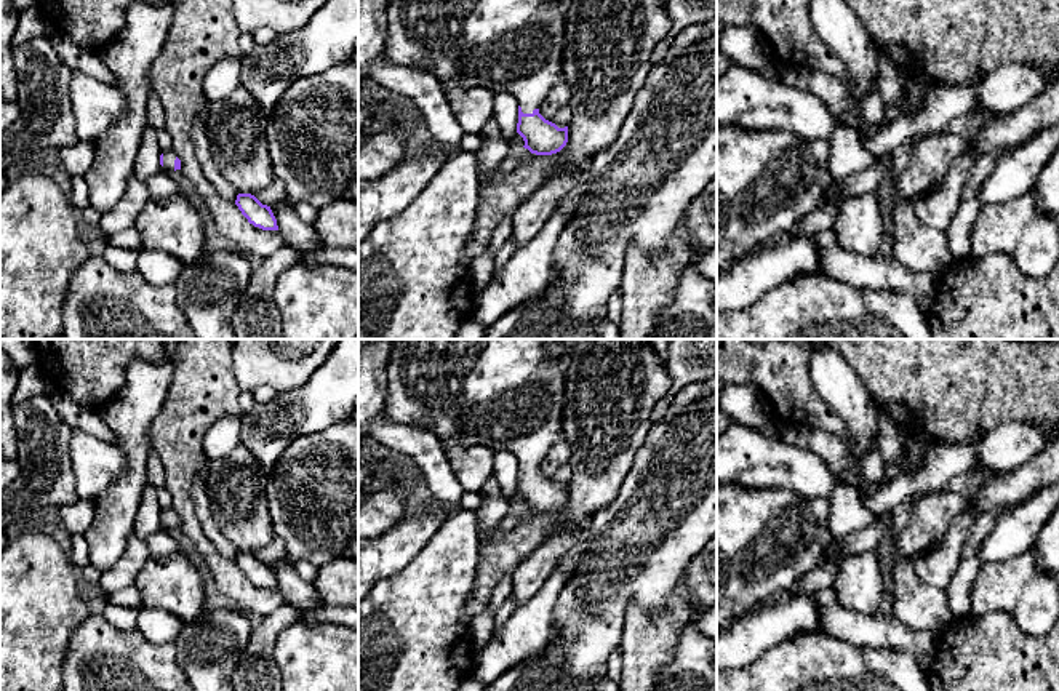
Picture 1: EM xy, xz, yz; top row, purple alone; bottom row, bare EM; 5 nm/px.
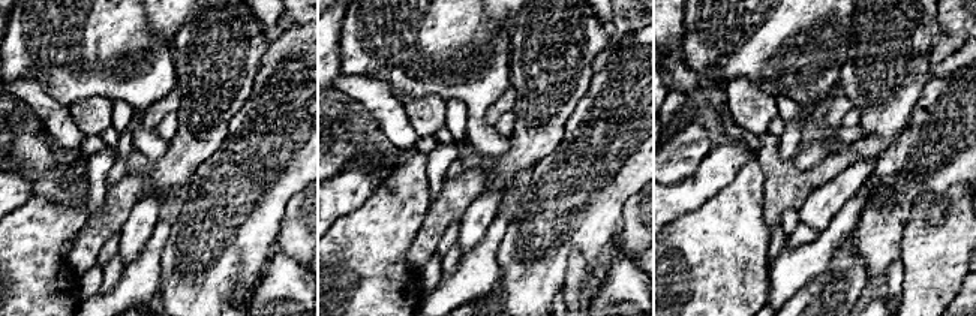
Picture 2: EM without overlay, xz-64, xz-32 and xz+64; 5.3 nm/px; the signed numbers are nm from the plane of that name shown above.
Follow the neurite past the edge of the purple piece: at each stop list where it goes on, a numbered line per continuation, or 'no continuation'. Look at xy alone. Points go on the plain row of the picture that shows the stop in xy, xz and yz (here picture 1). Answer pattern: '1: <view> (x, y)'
1: xy (168, 514)

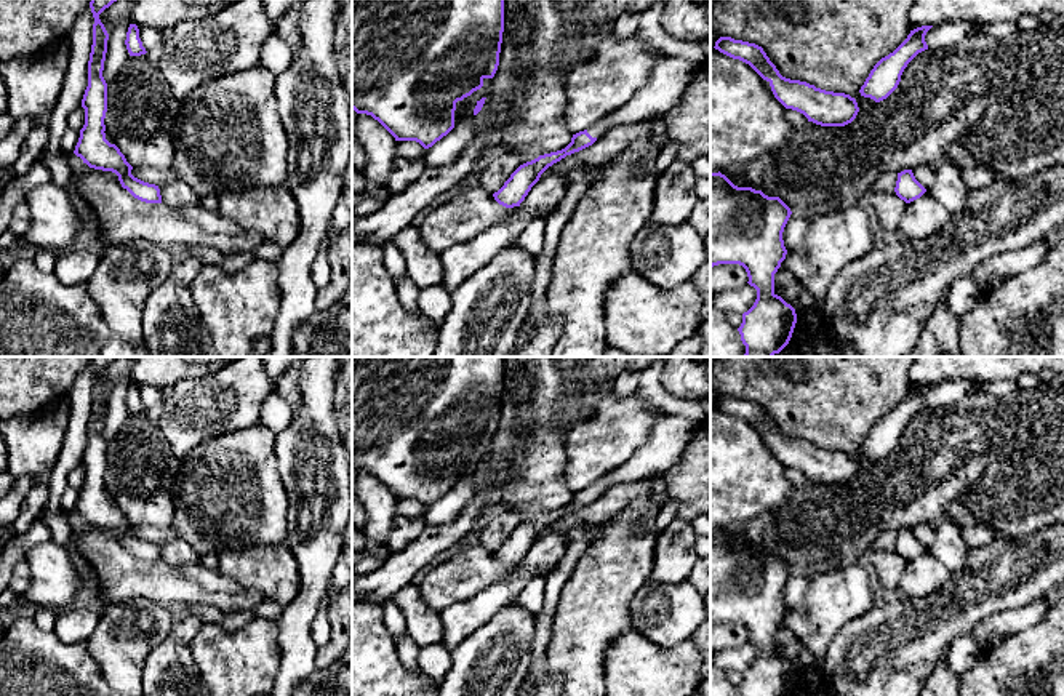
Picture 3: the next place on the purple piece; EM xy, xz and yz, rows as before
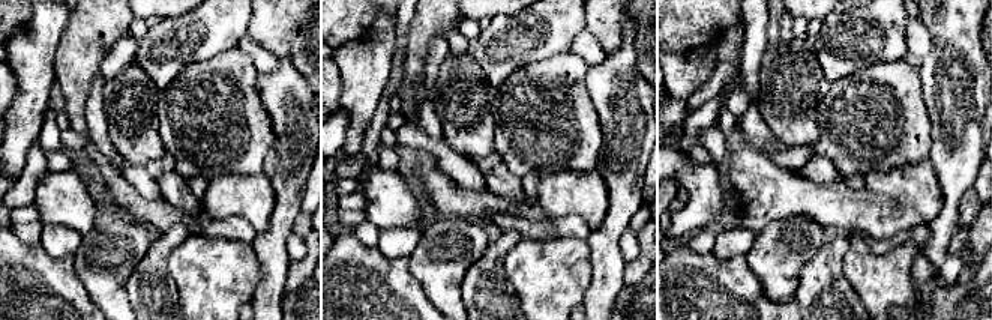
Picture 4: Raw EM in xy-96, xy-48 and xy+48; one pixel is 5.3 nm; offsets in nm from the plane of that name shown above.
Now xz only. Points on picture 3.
1: xz (669, 437)
2: xz (466, 466)

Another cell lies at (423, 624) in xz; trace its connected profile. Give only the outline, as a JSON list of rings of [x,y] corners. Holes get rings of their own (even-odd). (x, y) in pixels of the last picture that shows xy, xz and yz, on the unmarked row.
[[[414,584],[398,590],[395,602],[406,621],[406,632],[418,648],[442,642],[442,618],[440,613],[426,605]]]

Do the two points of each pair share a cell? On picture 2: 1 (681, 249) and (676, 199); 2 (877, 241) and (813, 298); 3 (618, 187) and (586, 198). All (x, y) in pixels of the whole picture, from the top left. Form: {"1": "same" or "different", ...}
{"1": "different", "2": "different", "3": "same"}

